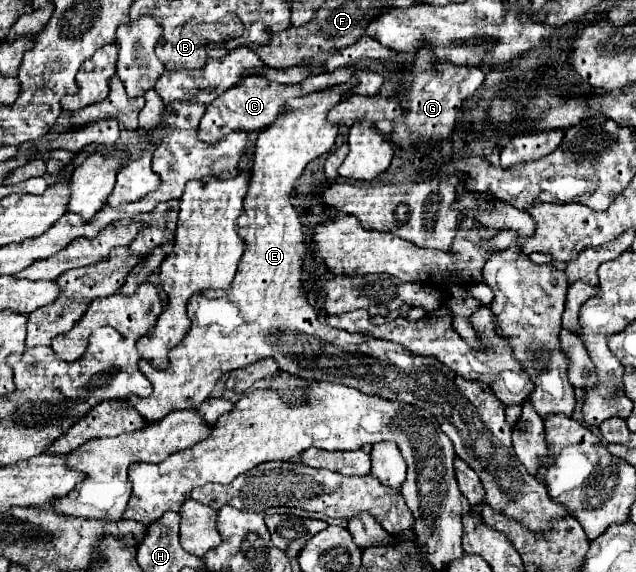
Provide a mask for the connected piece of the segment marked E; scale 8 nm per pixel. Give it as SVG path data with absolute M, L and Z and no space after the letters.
M356 78L348 80L346 84L332 86L302 98L288 98L282 116L260 132L256 140L252 178L244 198L244 212L236 220L236 226L240 228L238 234L244 240L244 252L232 284L226 290L198 292L188 300L186 310L188 310L188 318L192 320L192 326L190 332L184 336L184 340L168 352L168 368L158 370L148 360L144 358L140 360L140 370L152 382L154 388L152 394L146 398L126 396L122 398L122 402L134 408L144 420L160 422L166 414L174 410L196 408L200 402L204 402L210 396L216 380L224 372L232 372L236 368L248 366L260 358L274 358L282 372L292 372L294 376L306 380L352 386L364 394L376 394L386 400L398 400L428 410L440 422L442 432L452 440L456 456L462 458L478 474L482 488L486 490L486 504L522 522L532 532L548 532L550 520L564 518L568 516L568 512L564 510L564 506L552 502L542 482L526 474L528 470L516 458L512 448L512 426L504 420L506 406L496 398L496 394L486 384L464 380L448 366L444 366L440 360L416 356L400 344L380 340L374 336L350 334L346 330L330 328L318 320L316 308L312 308L306 300L306 292L302 290L302 282L300 282L300 268L302 268L302 258L306 254L306 244L302 238L300 218L290 204L290 192L294 190L294 182L302 174L306 164L332 150L334 140L338 136L338 126L334 122L328 122L326 116L340 102L340 98L346 92L350 92L354 86L356 86Z

